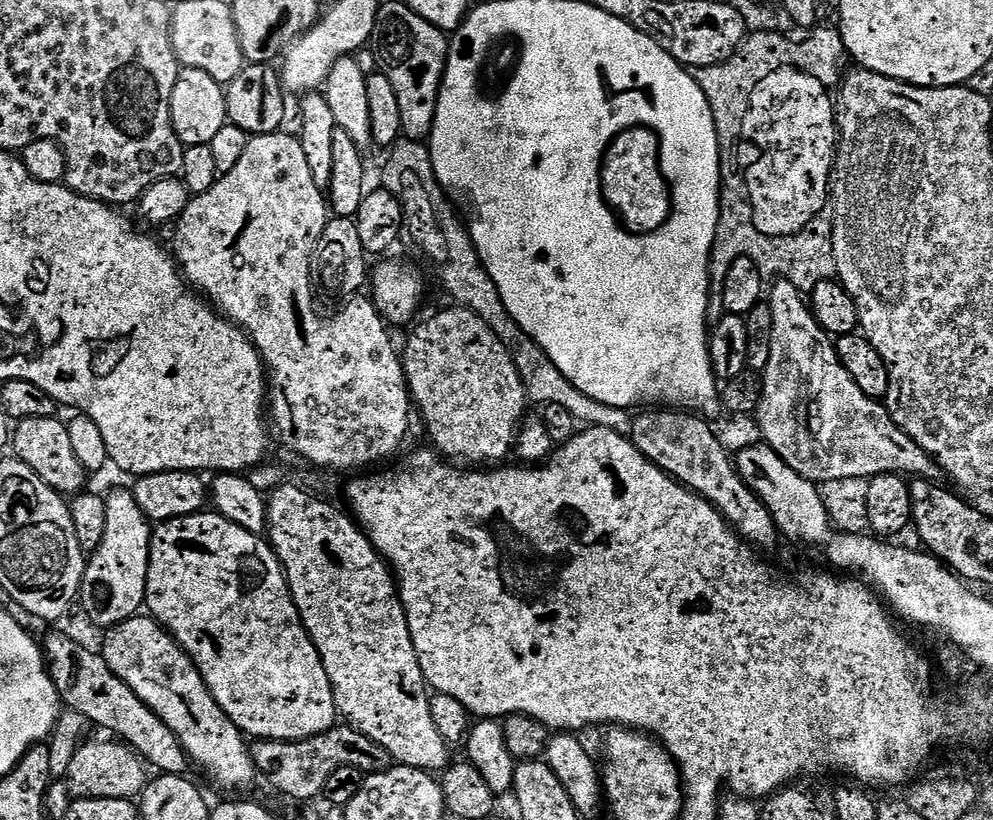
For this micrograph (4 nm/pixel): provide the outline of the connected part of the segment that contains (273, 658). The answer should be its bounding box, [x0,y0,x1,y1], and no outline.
[142,510,329,740]

